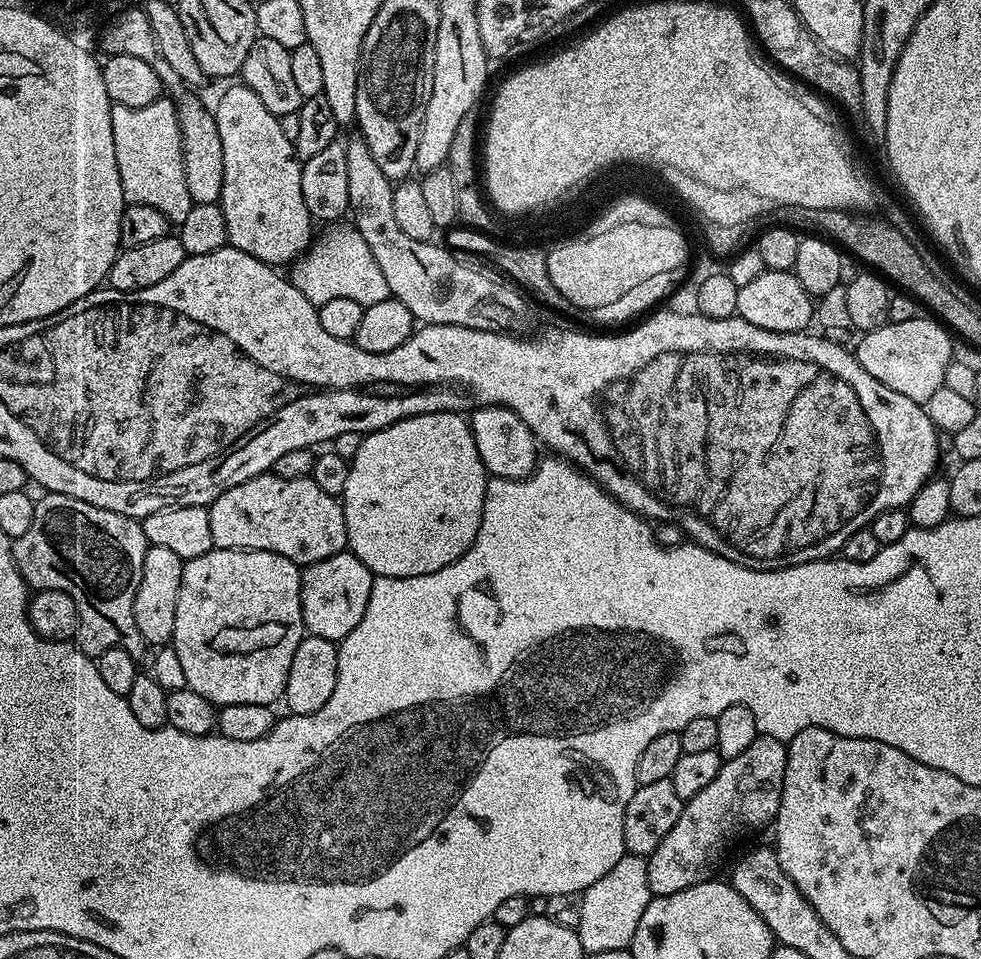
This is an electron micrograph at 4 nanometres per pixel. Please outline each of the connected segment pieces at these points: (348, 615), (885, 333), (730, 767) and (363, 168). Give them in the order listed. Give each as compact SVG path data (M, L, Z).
M345 550L322 562L307 565L300 574L300 601L305 629L318 638L339 642L362 622L366 602L370 602L373 575L364 563Z
M919 316L900 323L889 322L863 333L857 348L854 348L856 360L871 377L923 405L934 391L943 387L946 370L956 354L949 329L935 317L927 317Z
M757 735L754 742L750 742L750 746L746 746L746 750L742 750L742 754L738 754L738 758L730 758L721 763L718 774L714 777L714 782L710 782L710 786L706 786L706 790L698 790L698 794L694 794L694 798L690 798L682 810L682 814L678 818L678 822L674 822L674 826L670 830L670 834L666 834L666 838L662 838L662 842L658 842L658 846L652 852L652 855L647 857L648 861L648 877L650 878L650 890L653 897L665 896L666 894L674 894L678 890L686 890L695 884L701 884L703 880L709 879L713 875L712 863L720 856L720 851L735 838L739 832L748 832L751 828L764 828L775 821L778 814L778 806L782 798L782 782L786 774L786 758L788 757L788 746L785 741L775 740L769 736Z
M353 135L352 141L344 144L346 150L346 186L350 190L350 202L348 210L350 213L351 227L362 234L366 246L370 246L370 254L374 254L374 262L382 269L386 278L391 299L400 300L406 310L421 325L445 324L446 326L466 326L474 330L486 330L487 332L507 332L509 334L519 333L520 328L528 324L528 304L525 293L509 282L495 270L485 270L483 267L471 268L459 255L453 254L447 247L439 248L432 240L419 240L410 238L398 227L398 221L394 218L394 187L393 181L382 174L378 167L378 161L374 154L370 154L370 146L366 146L363 136Z

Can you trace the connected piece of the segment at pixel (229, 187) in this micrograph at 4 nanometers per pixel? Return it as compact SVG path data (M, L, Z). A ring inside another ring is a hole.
M236 82L233 88L228 88L221 94L220 101L214 104L214 111L216 121L218 122L218 135L222 138L222 166L224 167L224 173L222 174L222 194L220 195L218 205L222 210L222 218L226 218L228 244L267 264L273 266L281 266L280 264L285 264L285 266L291 265L314 240L314 233L312 234L314 221L310 213L306 210L306 202L302 198L302 178L300 177L302 164L296 155L293 141L288 140L286 134L282 134L282 126L279 119L274 114L270 114L270 110L266 110L266 106L262 106L262 101L259 100L258 94L254 94L254 90L250 90L242 82Z

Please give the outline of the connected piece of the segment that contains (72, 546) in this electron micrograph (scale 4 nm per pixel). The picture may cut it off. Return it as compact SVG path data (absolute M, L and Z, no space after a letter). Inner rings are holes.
M49 492L41 497L36 500L30 530L26 530L26 534L12 545L12 557L22 578L29 589L57 588L74 598L80 619L74 640L87 656L95 658L111 648L121 648L137 662L143 661L146 645L142 634L138 634L138 625L134 623L134 594L138 594L138 582L142 582L142 558L146 558L146 550L150 547L143 523L114 510L90 506L90 502L82 502L66 494Z

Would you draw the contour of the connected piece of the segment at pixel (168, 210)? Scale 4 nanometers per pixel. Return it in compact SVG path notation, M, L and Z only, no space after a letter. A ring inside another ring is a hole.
M163 96L149 106L115 104L111 110L110 129L114 131L115 158L118 159L125 203L148 205L162 213L169 223L180 225L190 214L193 203L186 187L181 128L175 103Z

